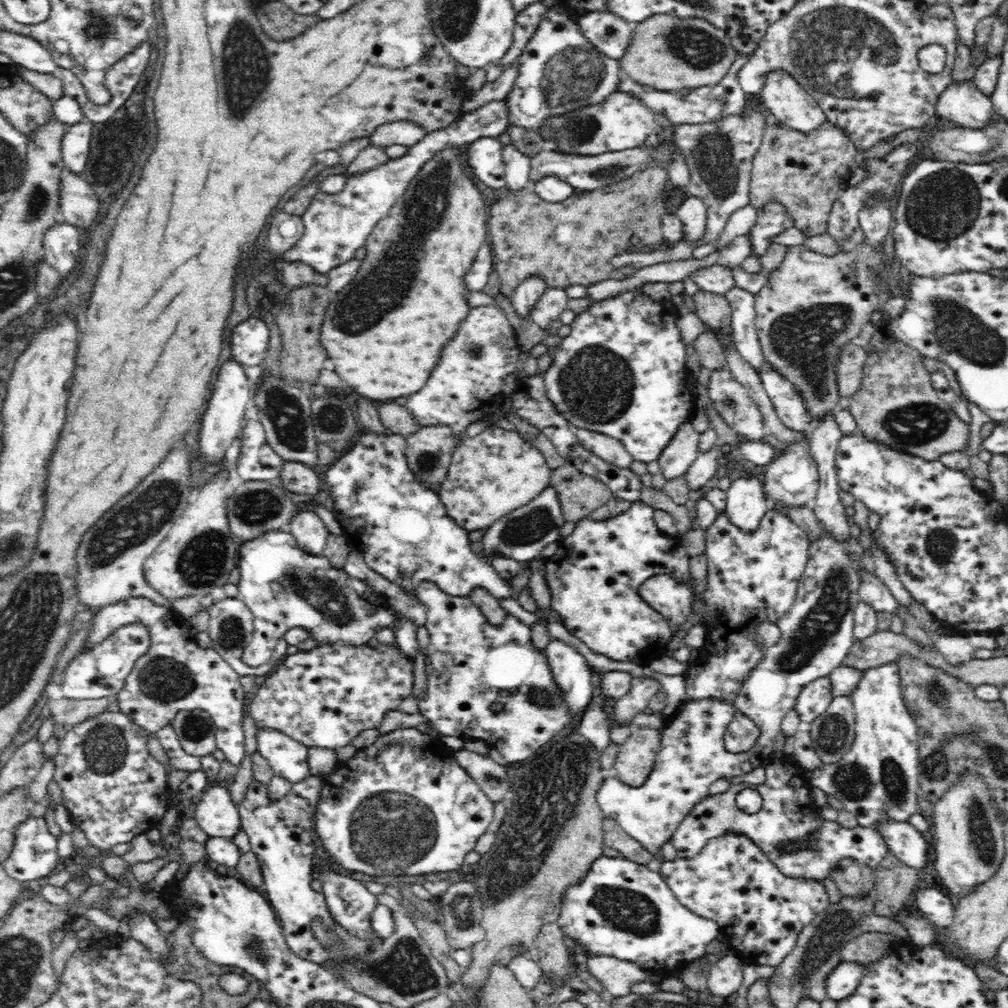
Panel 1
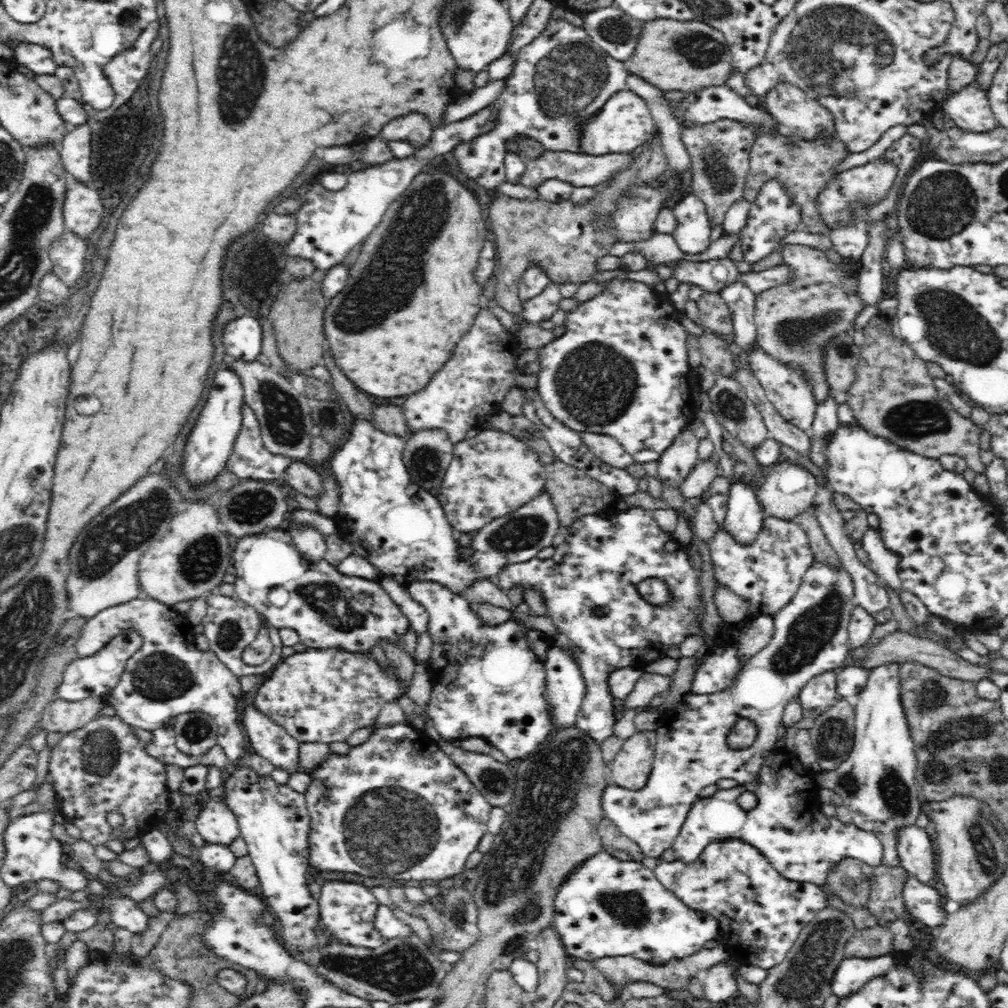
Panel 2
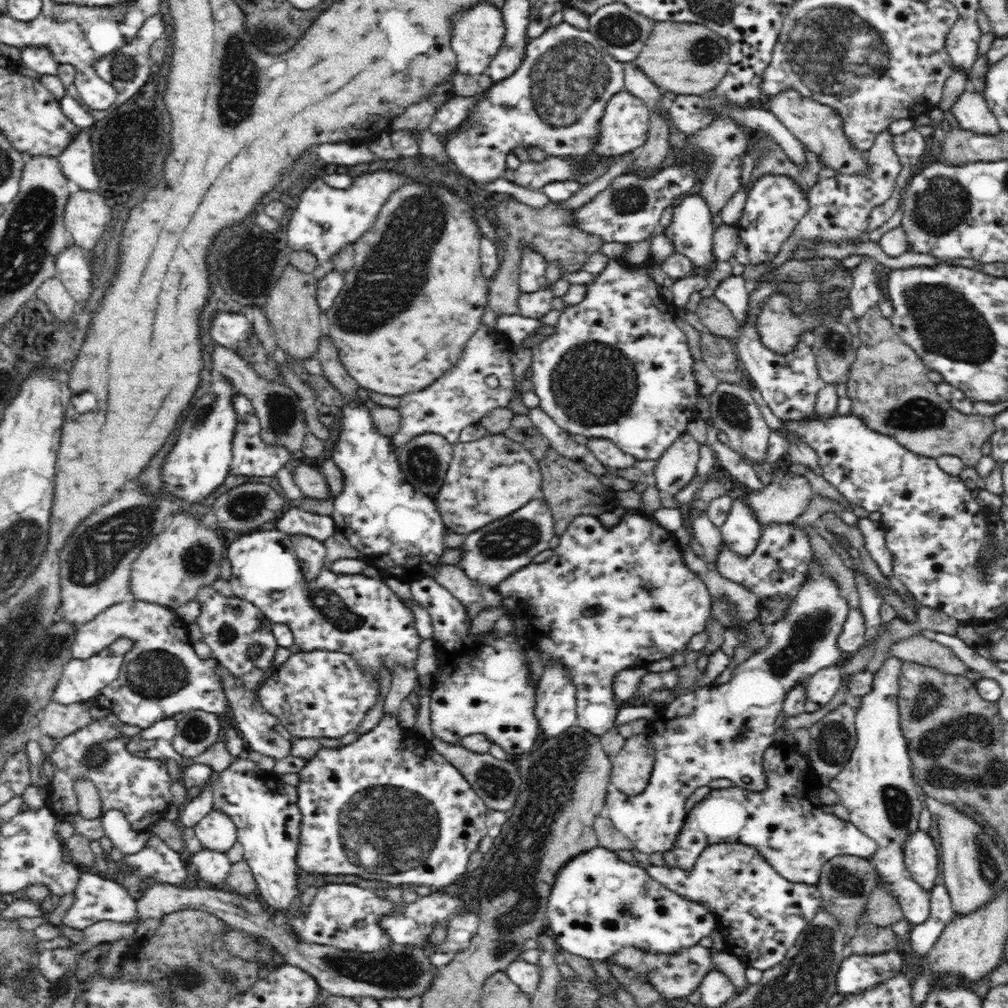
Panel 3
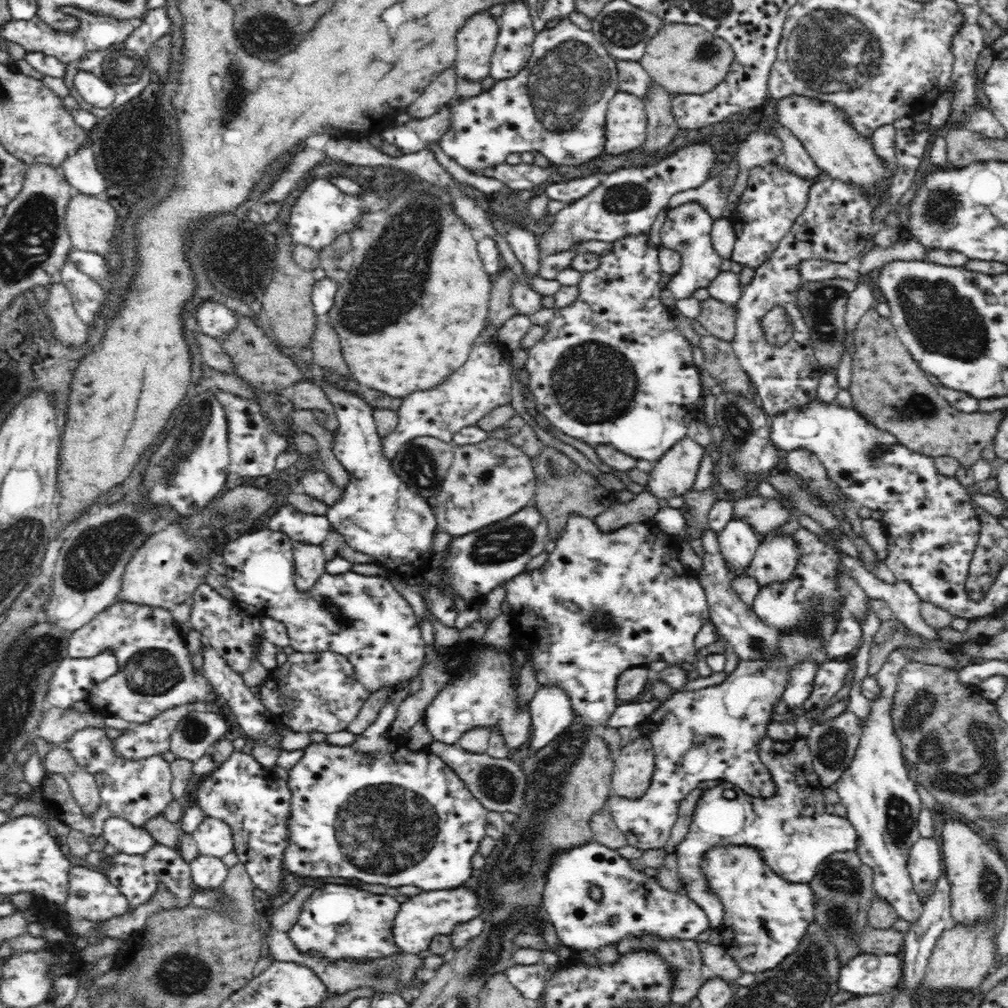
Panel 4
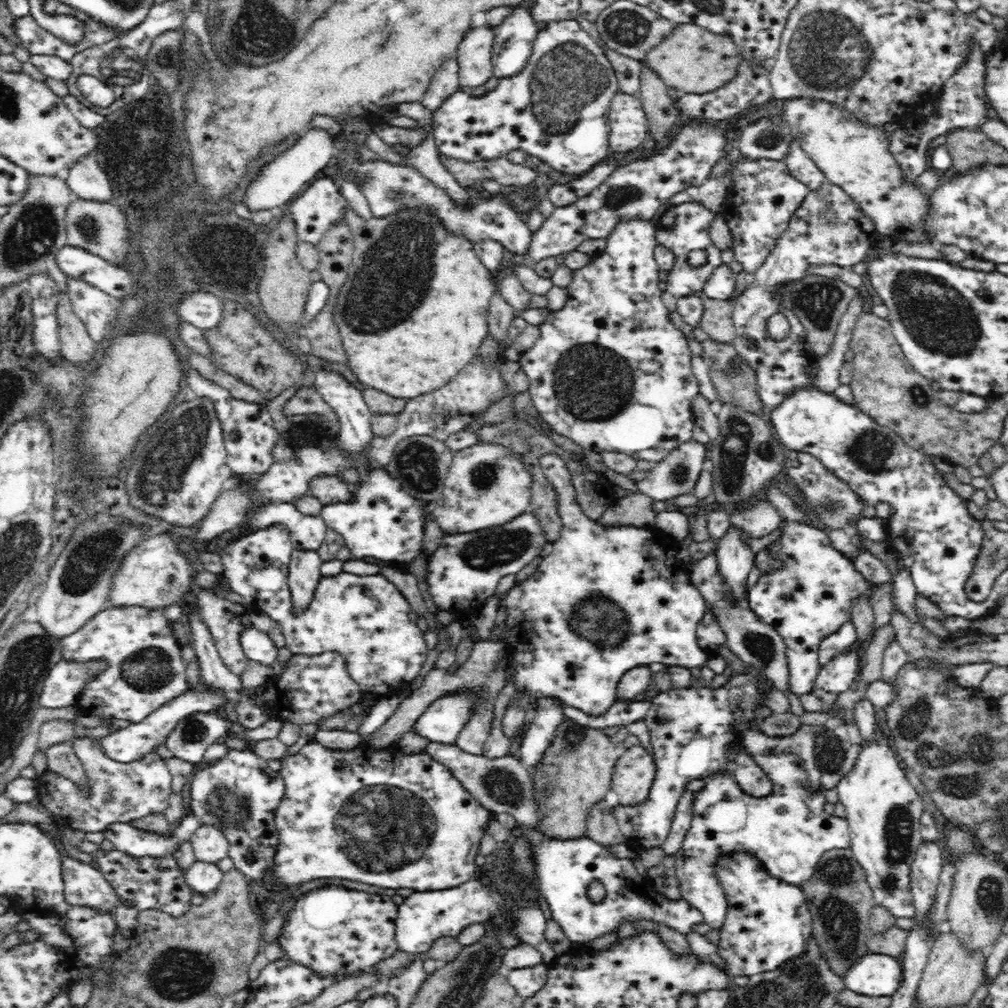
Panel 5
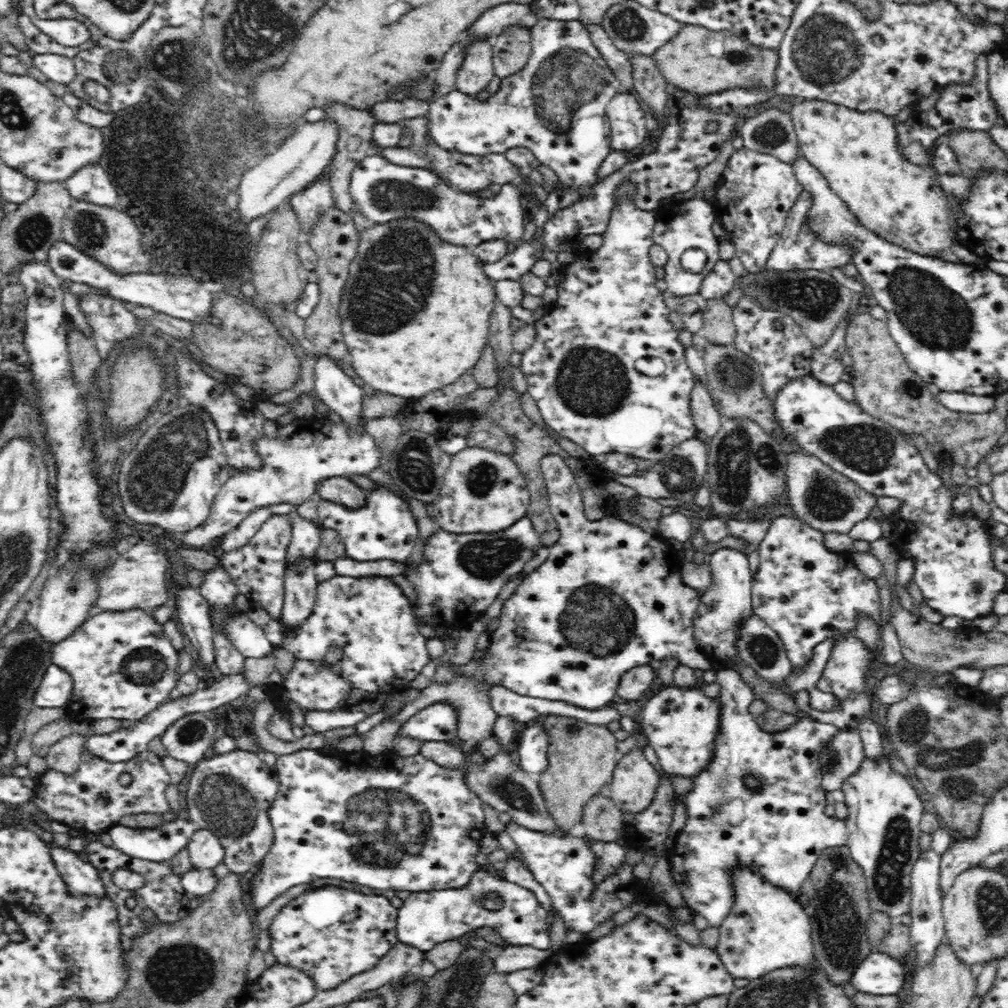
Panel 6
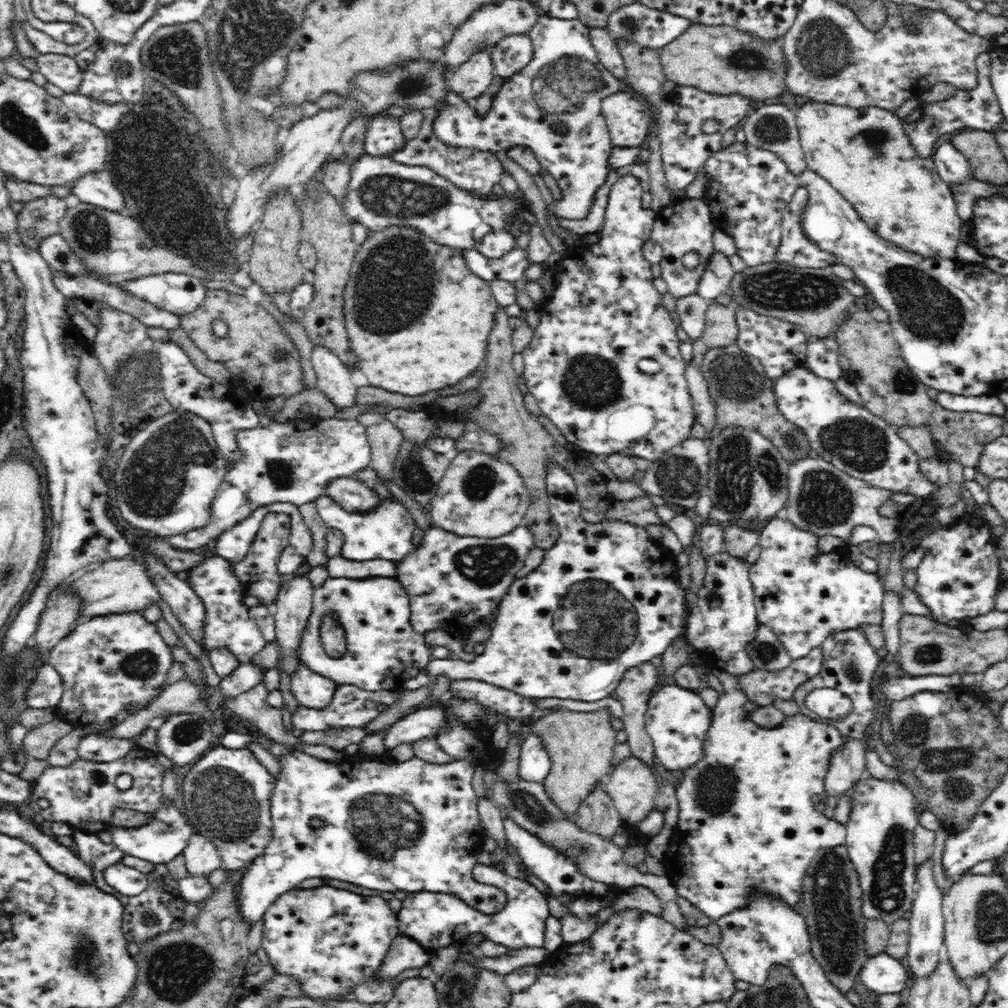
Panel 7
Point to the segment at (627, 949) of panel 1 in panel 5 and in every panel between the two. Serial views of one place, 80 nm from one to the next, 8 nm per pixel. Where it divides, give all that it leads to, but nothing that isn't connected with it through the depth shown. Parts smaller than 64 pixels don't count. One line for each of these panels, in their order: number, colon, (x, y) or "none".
2: (612, 908)
3: (600, 903)
4: (634, 903)
5: (564, 870)

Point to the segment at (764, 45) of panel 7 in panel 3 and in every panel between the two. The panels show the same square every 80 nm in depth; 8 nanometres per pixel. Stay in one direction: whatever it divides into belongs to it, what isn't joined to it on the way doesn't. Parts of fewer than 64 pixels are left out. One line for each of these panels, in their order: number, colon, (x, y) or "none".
3: (680, 58)
4: (685, 59)
5: (690, 59)
6: (699, 60)

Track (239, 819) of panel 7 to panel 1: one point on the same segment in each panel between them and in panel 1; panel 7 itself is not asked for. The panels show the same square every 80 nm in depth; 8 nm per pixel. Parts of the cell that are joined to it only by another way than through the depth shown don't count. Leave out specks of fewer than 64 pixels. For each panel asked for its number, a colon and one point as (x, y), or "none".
1: (279, 831)
2: (273, 818)
3: (265, 810)
4: (253, 801)
5: (239, 793)
6: (230, 794)

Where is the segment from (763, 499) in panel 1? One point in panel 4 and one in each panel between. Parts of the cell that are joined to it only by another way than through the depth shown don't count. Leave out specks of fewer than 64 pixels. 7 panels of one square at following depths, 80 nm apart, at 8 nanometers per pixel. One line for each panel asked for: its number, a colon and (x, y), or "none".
2: (744, 519)
3: (741, 533)
4: (738, 543)

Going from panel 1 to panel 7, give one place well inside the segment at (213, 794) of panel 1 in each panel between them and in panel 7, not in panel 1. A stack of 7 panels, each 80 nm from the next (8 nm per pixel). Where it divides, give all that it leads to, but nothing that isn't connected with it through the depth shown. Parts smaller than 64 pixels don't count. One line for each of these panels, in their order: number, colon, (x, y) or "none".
2: (216, 823)
3: (216, 831)
4: (213, 837)
5: (209, 845)
6: (204, 849)
7: (201, 857)

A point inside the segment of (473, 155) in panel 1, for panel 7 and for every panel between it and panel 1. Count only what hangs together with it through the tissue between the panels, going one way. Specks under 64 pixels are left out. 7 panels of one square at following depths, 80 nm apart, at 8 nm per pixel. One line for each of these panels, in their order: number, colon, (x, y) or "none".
2: (561, 79)
3: (555, 101)
4: (556, 105)
5: (555, 109)
6: (554, 107)
7: (552, 106)

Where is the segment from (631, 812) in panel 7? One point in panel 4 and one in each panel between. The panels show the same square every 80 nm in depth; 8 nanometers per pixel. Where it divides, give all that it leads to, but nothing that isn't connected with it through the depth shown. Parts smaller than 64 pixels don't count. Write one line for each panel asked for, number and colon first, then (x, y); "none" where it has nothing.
4: (634, 766)
5: (635, 771)
6: (632, 789)

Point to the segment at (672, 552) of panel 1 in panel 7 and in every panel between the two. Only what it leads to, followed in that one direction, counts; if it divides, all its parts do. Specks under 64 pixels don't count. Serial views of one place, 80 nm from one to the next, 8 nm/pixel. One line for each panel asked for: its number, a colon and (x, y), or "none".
2: (589, 587)
3: (608, 599)
4: (605, 601)
5: (601, 603)
6: (599, 605)
7: (555, 635)

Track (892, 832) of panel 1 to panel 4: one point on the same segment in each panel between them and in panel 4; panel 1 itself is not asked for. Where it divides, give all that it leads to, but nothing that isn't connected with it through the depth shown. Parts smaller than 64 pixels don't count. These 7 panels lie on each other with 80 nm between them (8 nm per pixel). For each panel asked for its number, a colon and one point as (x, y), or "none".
2: (914, 848)
3: (920, 854)
4: (925, 867)

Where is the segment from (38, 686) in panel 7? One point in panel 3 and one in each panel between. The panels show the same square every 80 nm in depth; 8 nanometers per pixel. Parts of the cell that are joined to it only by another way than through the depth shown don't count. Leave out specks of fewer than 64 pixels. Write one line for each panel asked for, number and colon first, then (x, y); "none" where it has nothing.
3: (80, 680)
4: (72, 680)
5: (65, 680)
6: (54, 689)

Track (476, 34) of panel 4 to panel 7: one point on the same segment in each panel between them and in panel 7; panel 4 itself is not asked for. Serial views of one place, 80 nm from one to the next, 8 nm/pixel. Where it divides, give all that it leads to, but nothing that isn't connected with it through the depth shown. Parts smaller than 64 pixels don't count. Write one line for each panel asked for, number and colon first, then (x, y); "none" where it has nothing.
5: (474, 55)
6: (476, 71)
7: (471, 80)

